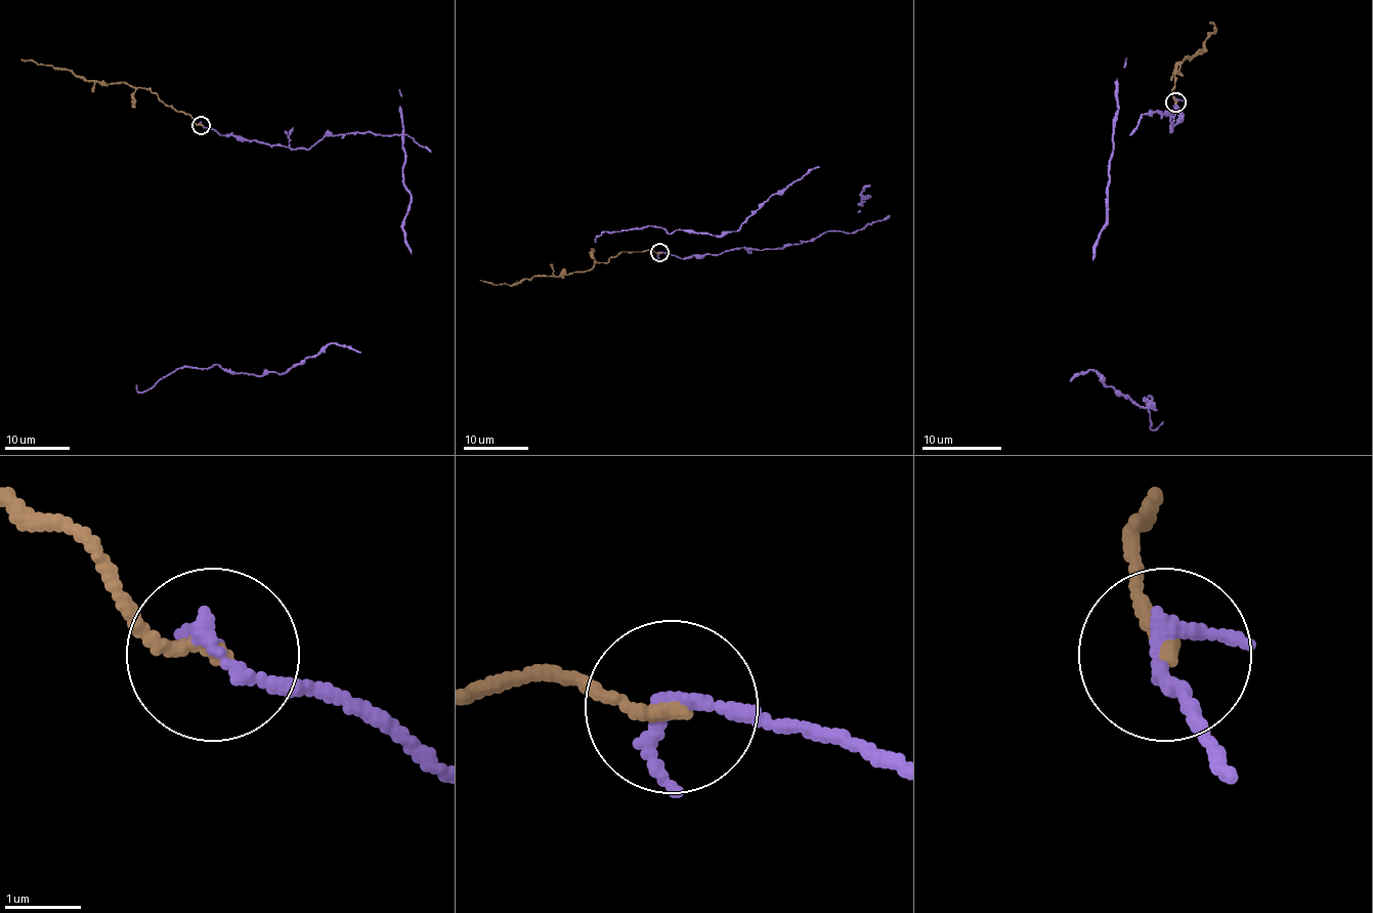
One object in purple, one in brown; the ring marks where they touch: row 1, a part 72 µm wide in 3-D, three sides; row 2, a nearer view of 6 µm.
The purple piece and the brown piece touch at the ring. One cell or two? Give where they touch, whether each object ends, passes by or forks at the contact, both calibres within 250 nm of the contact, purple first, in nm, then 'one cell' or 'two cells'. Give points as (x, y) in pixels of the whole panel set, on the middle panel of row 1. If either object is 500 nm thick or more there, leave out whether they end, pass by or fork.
at (659, 252); purple passes by; brown ends there; 180 nm thick on the purple side, 200 nm on the other; one cell

